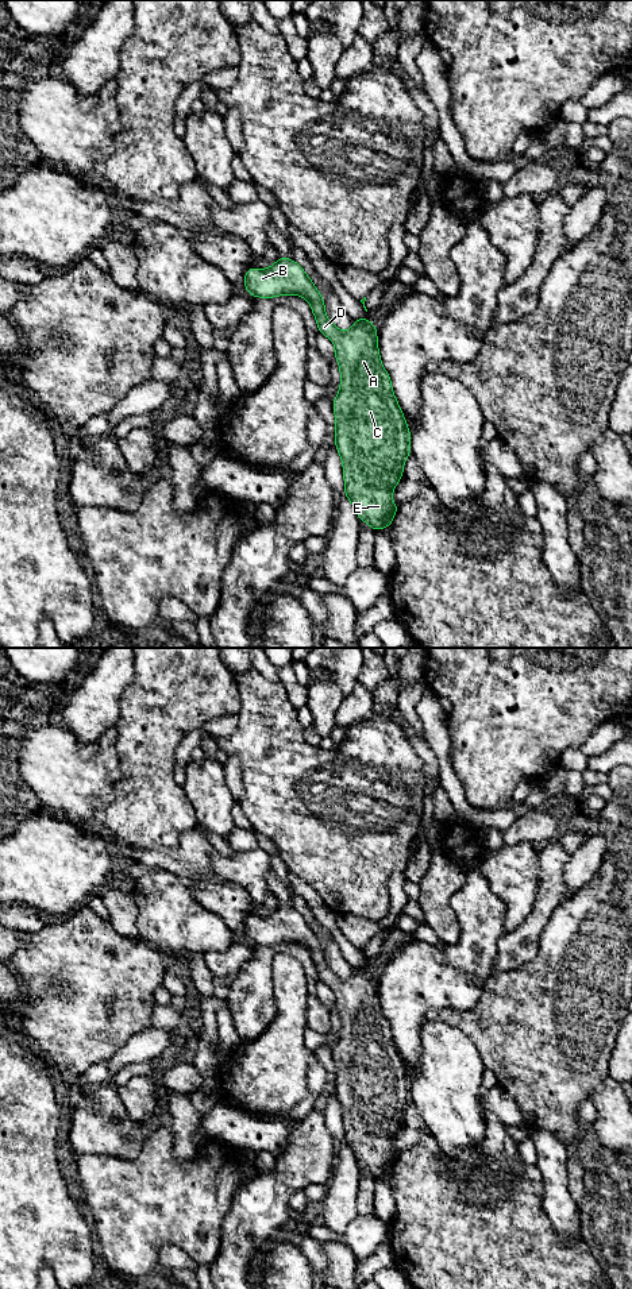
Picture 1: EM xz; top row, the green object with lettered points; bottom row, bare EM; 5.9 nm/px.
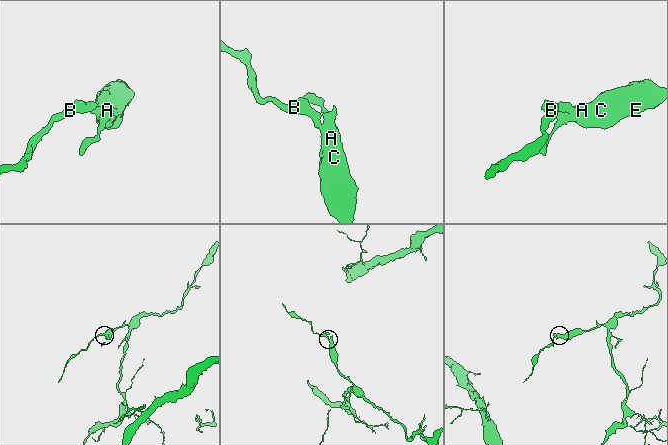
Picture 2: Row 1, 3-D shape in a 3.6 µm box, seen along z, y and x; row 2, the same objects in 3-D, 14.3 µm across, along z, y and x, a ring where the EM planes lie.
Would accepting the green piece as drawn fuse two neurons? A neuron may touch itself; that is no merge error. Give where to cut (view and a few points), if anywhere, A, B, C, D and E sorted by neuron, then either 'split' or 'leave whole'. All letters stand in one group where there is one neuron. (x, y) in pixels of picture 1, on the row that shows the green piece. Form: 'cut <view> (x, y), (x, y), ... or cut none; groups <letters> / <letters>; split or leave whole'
cut none; groups A B C D E; leave whole

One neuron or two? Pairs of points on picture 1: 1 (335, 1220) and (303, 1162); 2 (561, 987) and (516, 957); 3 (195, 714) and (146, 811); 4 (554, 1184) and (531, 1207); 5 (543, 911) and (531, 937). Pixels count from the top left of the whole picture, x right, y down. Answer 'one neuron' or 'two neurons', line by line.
1: two neurons
2: two neurons
3: one neuron
4: two neurons
5: one neuron

